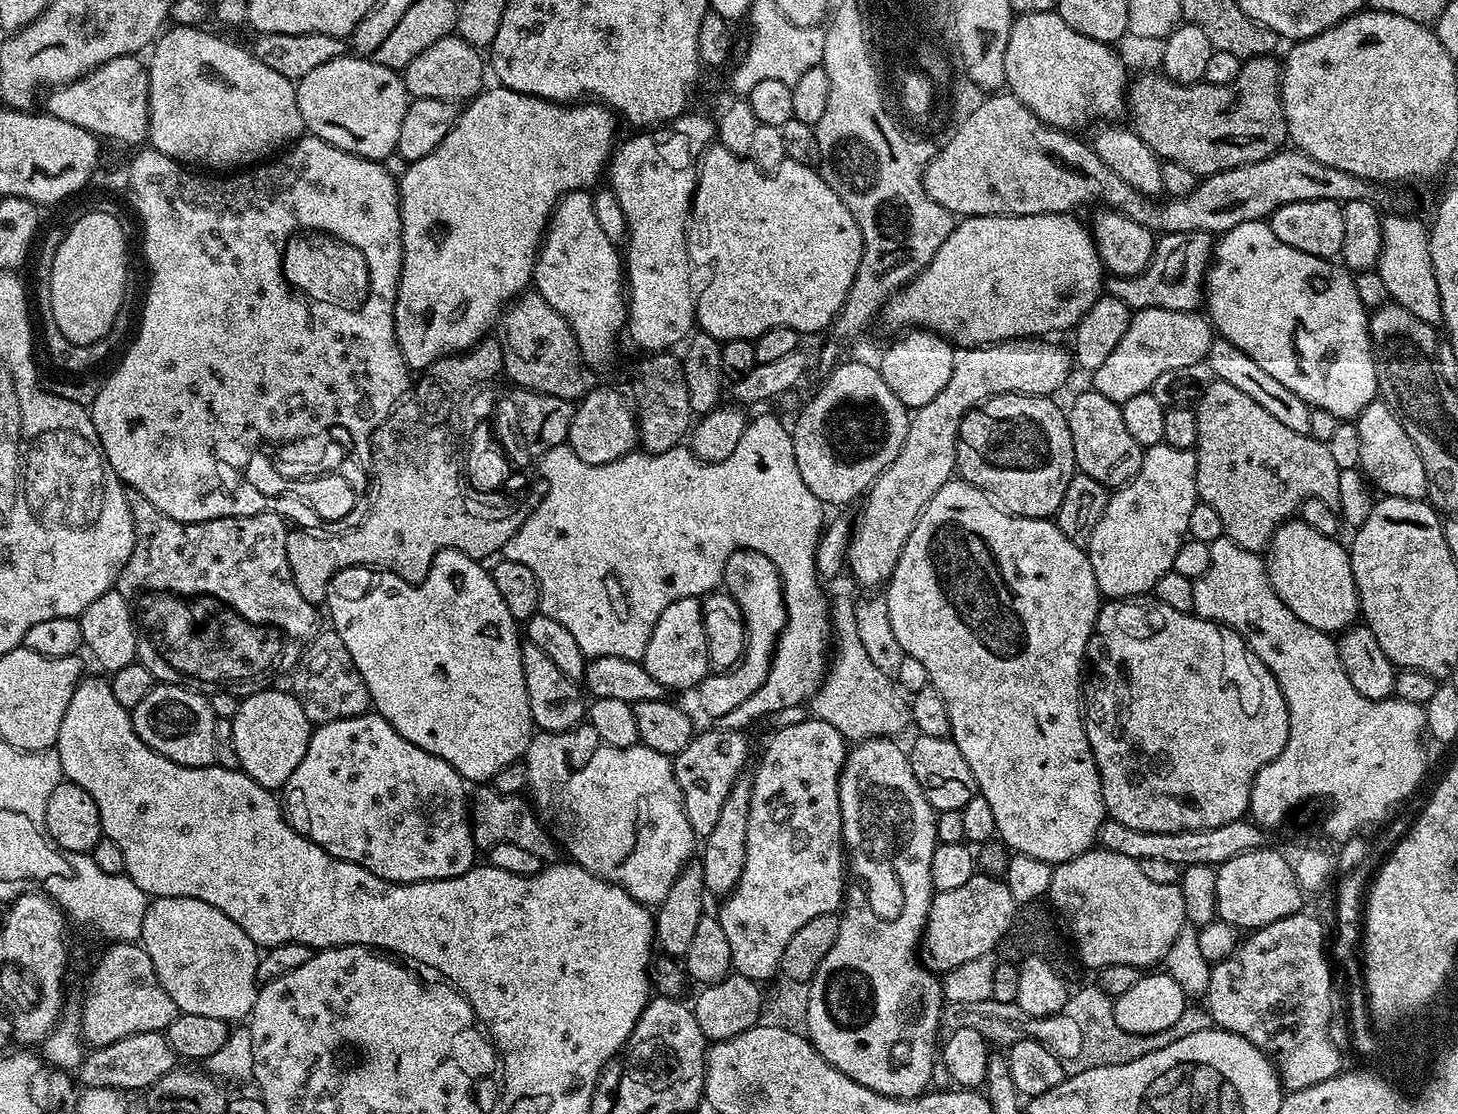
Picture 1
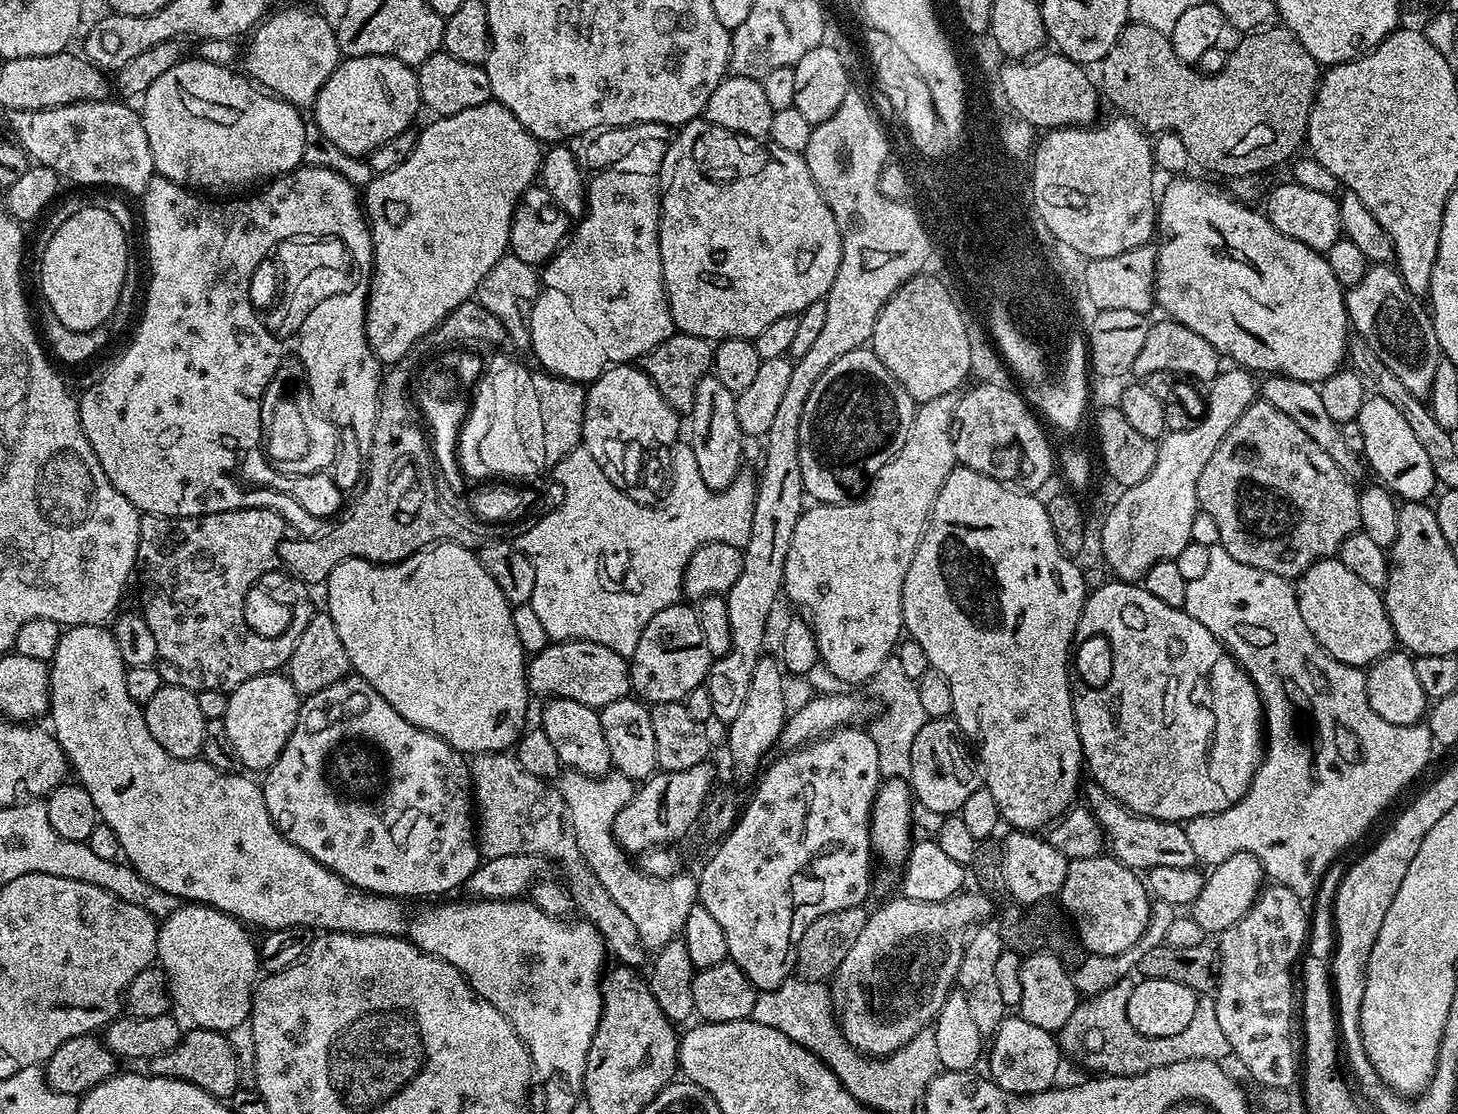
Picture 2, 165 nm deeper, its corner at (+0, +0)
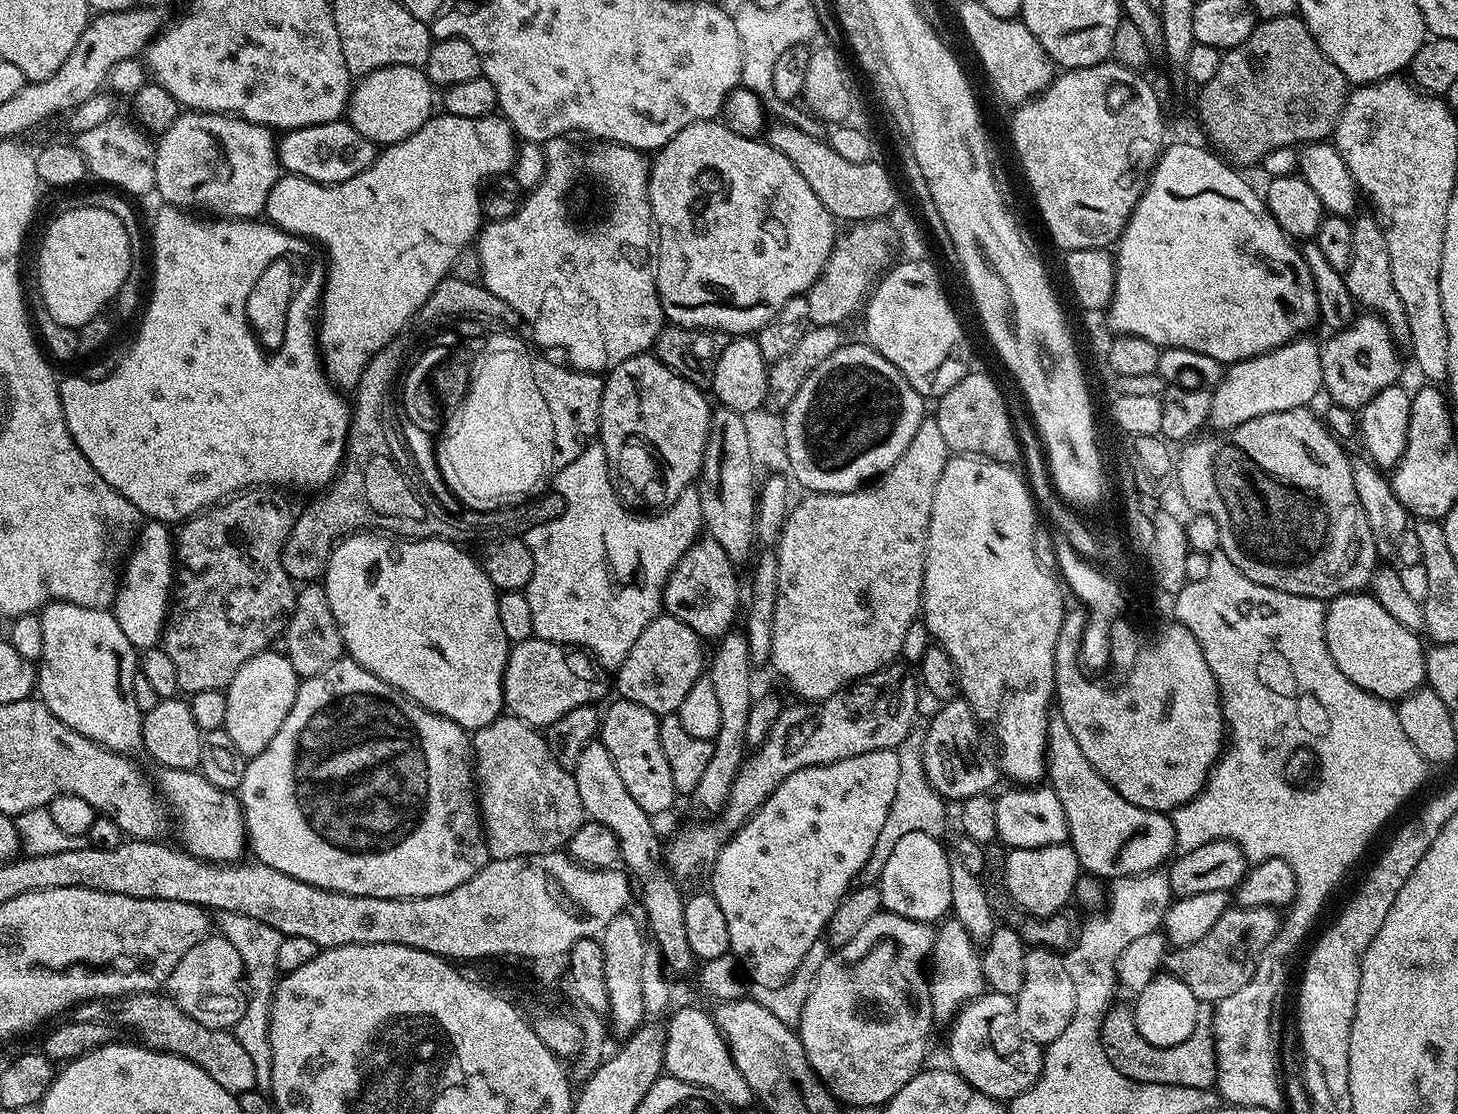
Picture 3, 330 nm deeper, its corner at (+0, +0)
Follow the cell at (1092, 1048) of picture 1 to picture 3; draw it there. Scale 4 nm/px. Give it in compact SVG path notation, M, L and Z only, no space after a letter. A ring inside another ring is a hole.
M1201 1002L1198 1006L1198 1022L1194 1022L1194 1034L1190 1034L1186 1042L1178 1042L1178 1046L1169 1048L1159 1048L1146 1042L1146 1038L1138 1034L1132 1008L1120 1003L1113 1003L1100 1031L1102 1050L1106 1050L1106 1058L1114 1062L1114 1070L1142 1083L1172 1083L1174 1086L1200 1088L1212 1088L1215 1085L1216 1043L1212 1037L1214 1008L1211 1003Z

